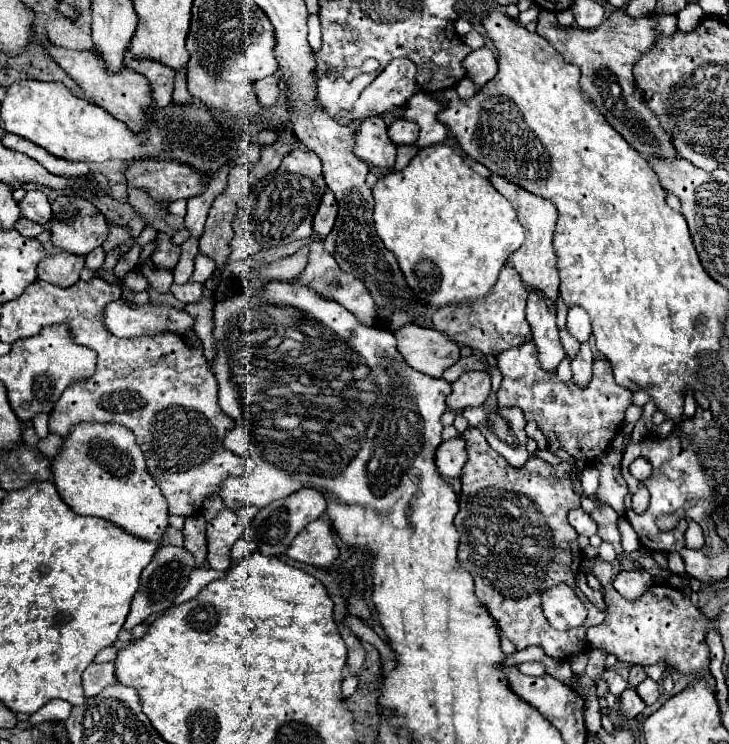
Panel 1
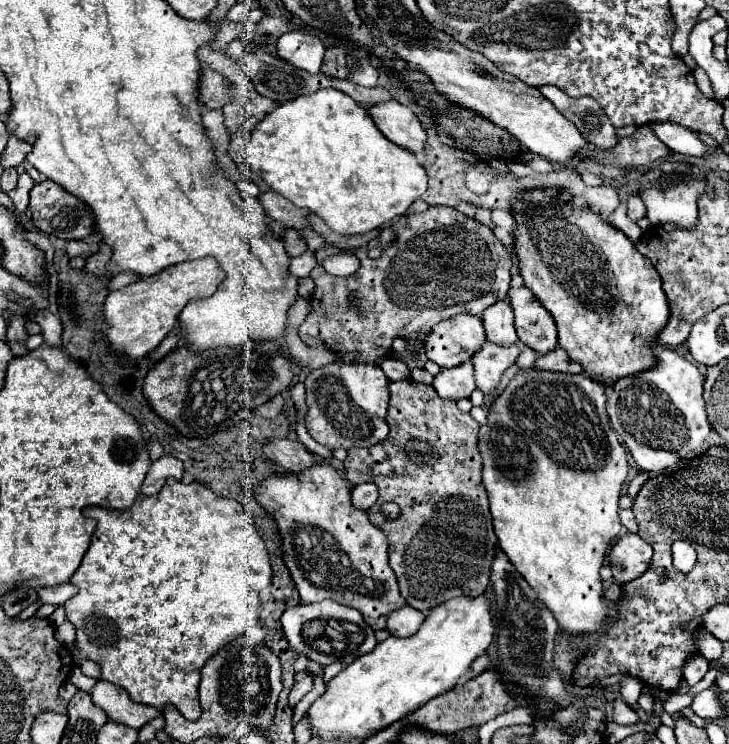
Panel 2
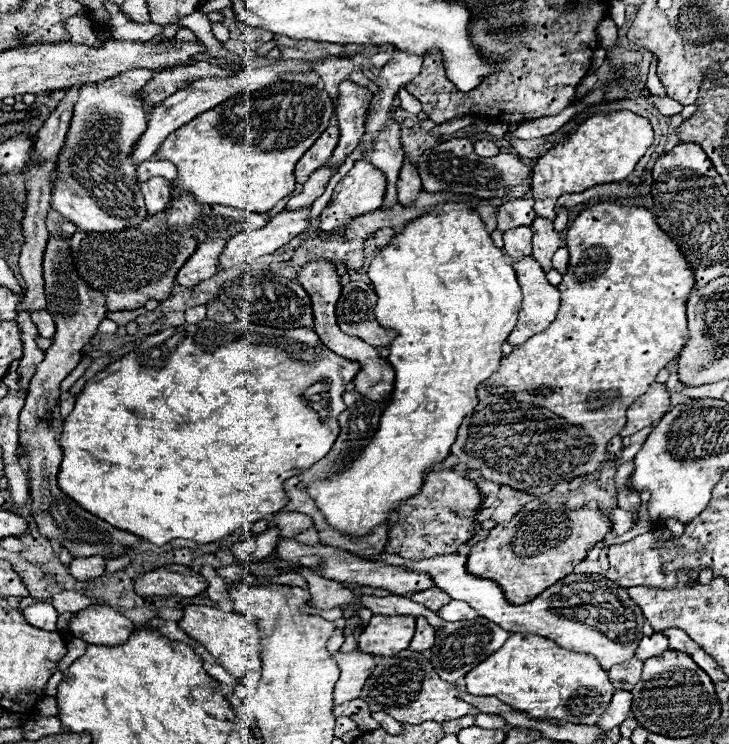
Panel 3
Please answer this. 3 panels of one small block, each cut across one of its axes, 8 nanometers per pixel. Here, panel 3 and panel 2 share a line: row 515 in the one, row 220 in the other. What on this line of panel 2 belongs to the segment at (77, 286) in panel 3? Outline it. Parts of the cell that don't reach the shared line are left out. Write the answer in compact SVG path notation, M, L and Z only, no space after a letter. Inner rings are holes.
M50 180L34 184L32 192L30 192L30 214L32 214L32 222L38 230L58 236L62 240L84 240L86 236L90 236L92 230L92 212L74 196L70 196L68 192L64 192L60 186L52 184Z

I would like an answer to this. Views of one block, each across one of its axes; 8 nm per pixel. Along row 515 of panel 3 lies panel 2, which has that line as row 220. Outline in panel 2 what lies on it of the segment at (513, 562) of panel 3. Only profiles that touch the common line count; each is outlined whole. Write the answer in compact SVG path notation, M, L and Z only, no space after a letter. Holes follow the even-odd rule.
M530 190L514 204L512 214L518 224L516 258L520 262L520 274L526 288L530 288L540 304L554 316L558 344L592 380L612 386L616 380L636 376L656 364L652 344L656 344L656 334L660 334L668 322L670 304L656 268L620 230L606 224L588 208L572 208L556 196L558 190Z

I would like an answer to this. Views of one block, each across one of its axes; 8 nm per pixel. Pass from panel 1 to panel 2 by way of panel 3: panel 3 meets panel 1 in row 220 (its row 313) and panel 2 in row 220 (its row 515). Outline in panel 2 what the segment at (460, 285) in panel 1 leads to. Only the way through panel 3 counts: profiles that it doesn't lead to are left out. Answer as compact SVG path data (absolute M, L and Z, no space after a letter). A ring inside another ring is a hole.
M322 88L314 94L298 96L280 104L254 128L240 154L274 192L286 196L296 206L318 214L334 232L342 236L370 232L394 216L406 214L410 204L422 196L428 184L426 170L418 158L406 148L400 148L384 138L368 112L336 88Z

